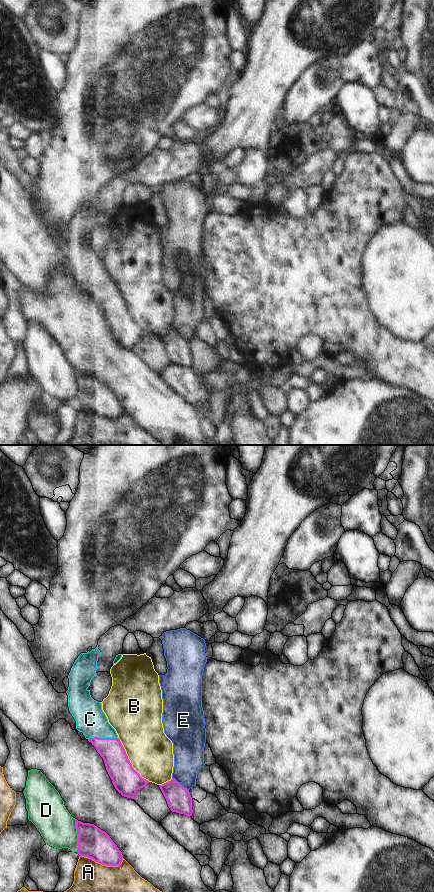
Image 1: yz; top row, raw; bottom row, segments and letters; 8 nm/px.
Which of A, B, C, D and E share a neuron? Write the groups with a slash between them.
A / B / C / D / E

